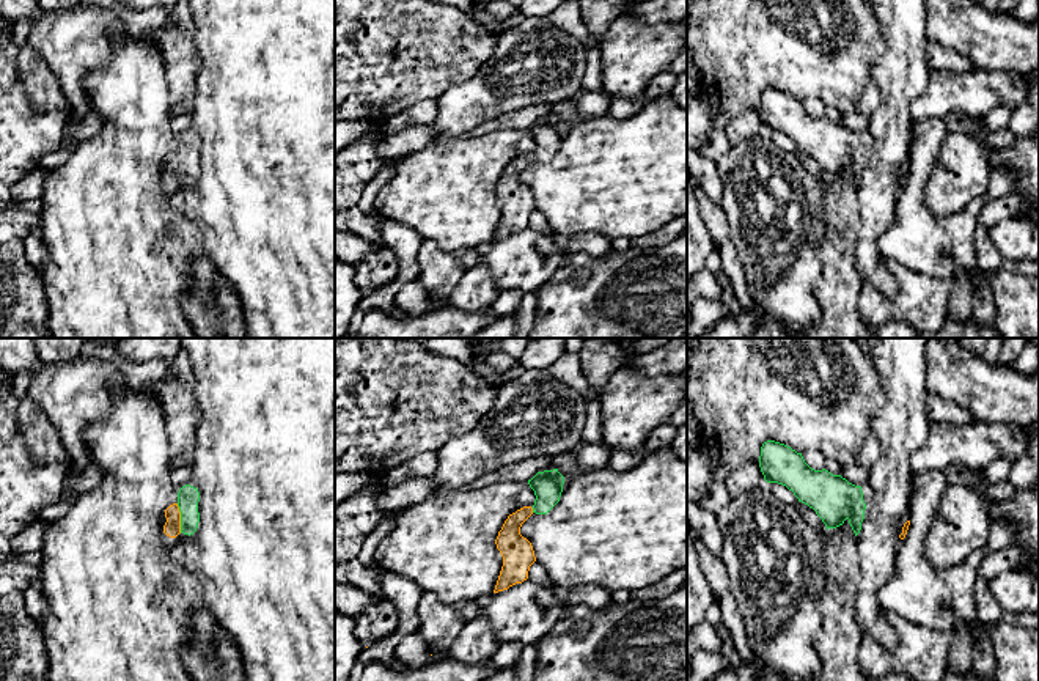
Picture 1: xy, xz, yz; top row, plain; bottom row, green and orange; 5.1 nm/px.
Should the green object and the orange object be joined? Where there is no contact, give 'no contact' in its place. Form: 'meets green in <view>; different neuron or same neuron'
meets green in xy; same neuron

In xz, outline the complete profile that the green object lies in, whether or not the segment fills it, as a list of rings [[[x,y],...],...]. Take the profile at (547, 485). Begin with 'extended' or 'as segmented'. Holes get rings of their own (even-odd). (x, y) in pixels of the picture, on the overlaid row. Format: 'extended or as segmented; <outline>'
extended; [[[558,469],[544,470],[528,480],[528,484],[536,495],[534,505],[509,514],[495,539],[503,557],[503,566],[494,593],[528,579],[530,566],[536,561],[536,557],[531,543],[520,535],[520,527],[533,513],[547,514],[560,502],[564,477]]]

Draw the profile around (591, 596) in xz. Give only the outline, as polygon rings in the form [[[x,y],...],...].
[[[582,585],[569,590],[566,606],[585,606],[588,609],[604,609],[611,604],[611,591],[596,585]]]

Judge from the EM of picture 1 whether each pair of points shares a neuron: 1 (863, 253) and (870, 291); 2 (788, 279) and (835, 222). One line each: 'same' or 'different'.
1: different
2: different

